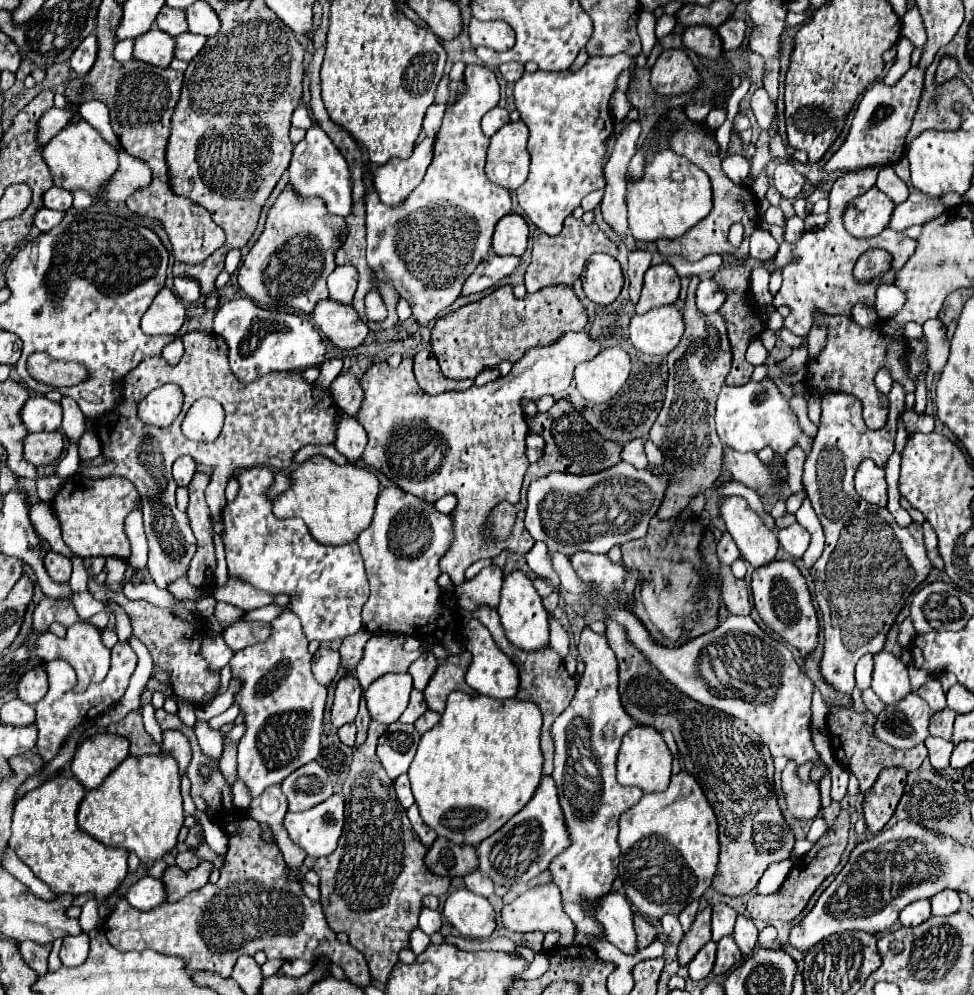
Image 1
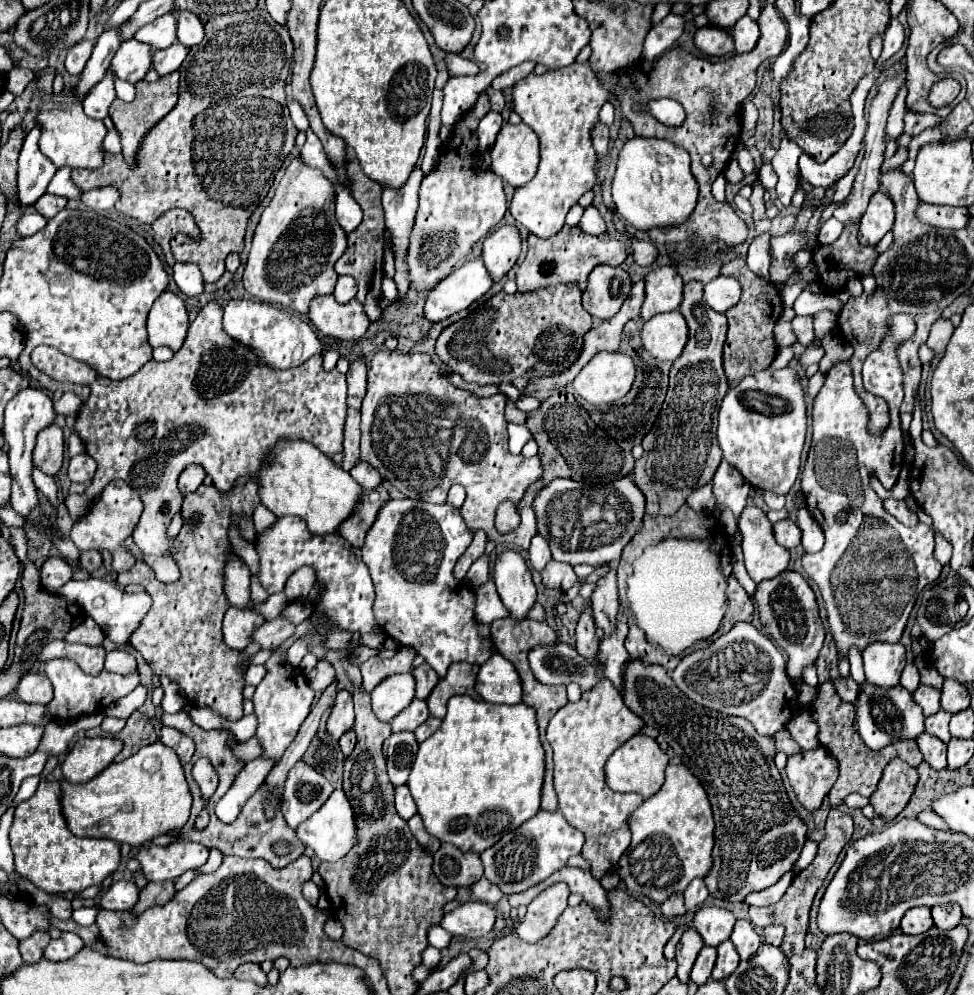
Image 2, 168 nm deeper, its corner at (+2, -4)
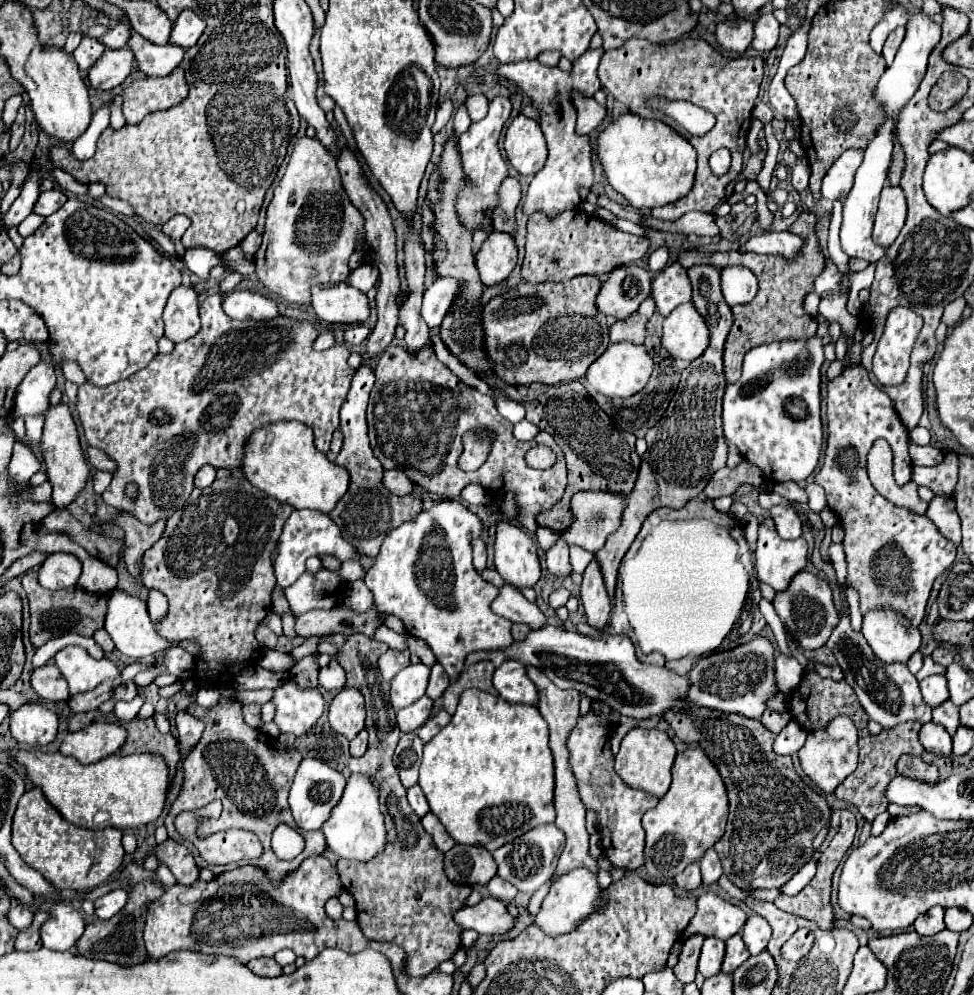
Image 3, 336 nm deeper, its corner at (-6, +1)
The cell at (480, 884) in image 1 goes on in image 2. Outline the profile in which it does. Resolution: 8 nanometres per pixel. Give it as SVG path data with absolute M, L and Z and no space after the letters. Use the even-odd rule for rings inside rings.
M481 878L477 884L471 886L471 890L473 890L473 894L477 896L477 900L487 902L487 904L493 904L493 906L495 906L495 904L501 900L501 896L503 896L503 892L501 892L493 882L489 882L487 878Z

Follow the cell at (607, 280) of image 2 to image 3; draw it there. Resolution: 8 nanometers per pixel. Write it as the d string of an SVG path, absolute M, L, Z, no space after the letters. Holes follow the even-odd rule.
M639 265L617 267L601 285L597 309L603 315L625 319L651 293L651 275Z

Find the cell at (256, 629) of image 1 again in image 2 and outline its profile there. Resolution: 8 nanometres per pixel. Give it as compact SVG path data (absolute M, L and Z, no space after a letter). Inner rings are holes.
M277 618L277 620L265 622L263 626L259 626L253 632L253 642L259 642L263 650L271 650L283 644L293 634L295 634L295 624L289 622L287 618Z

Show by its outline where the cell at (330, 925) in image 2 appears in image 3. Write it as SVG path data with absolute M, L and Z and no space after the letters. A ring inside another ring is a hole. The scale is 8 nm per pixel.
M331 897L331 899L325 903L325 911L327 911L327 915L329 915L331 919L341 919L341 915L343 915L343 905L339 903L337 897Z

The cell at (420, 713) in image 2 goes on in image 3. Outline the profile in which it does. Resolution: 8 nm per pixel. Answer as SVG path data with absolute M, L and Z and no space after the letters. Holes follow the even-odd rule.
M425 695L419 701L415 701L413 705L397 711L397 725L399 725L399 729L403 733L411 733L417 727L421 727L429 719L429 715L433 711L433 705L435 703Z

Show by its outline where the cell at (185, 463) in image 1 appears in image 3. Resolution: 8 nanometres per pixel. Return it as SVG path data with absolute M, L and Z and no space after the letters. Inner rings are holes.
M203 465L195 475L195 487L199 487L199 489L209 487L213 481L215 481L215 467L211 467L211 465Z

